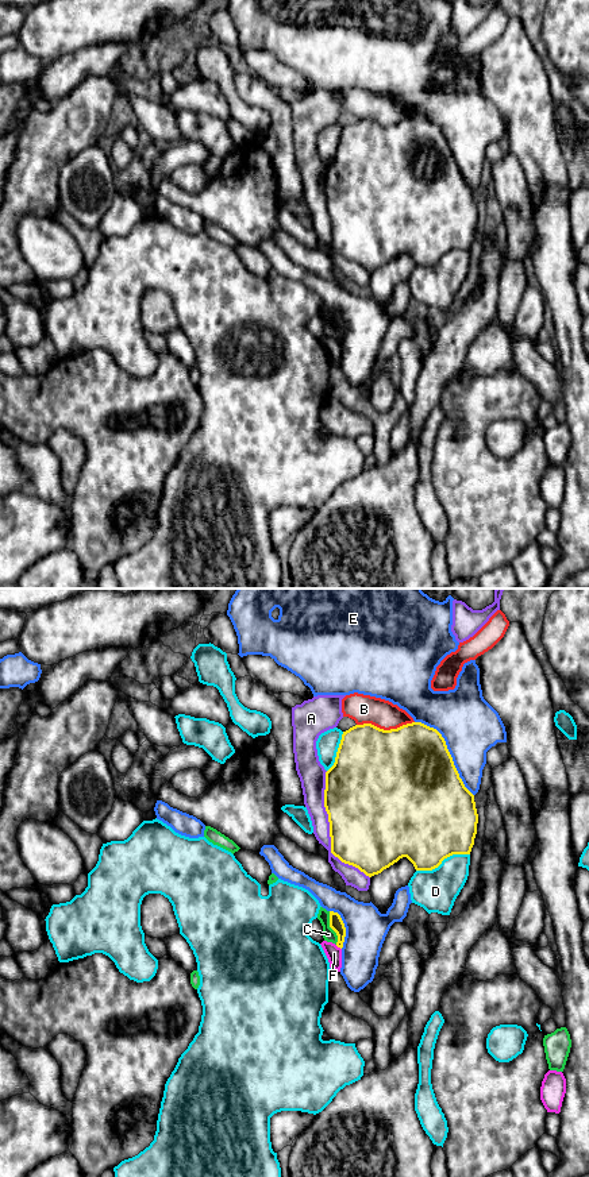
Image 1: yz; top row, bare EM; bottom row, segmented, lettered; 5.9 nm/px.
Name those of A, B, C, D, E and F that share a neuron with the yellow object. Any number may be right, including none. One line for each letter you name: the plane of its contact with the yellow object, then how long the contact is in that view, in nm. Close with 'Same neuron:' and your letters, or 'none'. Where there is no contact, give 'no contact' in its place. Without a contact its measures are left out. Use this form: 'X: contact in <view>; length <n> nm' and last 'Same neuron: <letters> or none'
Same neuron: none

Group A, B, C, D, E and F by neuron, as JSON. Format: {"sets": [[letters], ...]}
{"sets": [["A"], ["B"], ["C"], ["D"], ["E"], ["F"]]}

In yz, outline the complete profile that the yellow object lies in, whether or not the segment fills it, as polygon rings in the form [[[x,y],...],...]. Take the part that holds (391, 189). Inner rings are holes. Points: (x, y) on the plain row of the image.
[[[421,117],[384,126],[372,119],[343,127],[334,161],[326,167],[324,202],[331,248],[372,273],[407,252],[416,266],[432,266],[453,250],[470,250],[477,229],[474,190],[465,182],[442,130]]]

